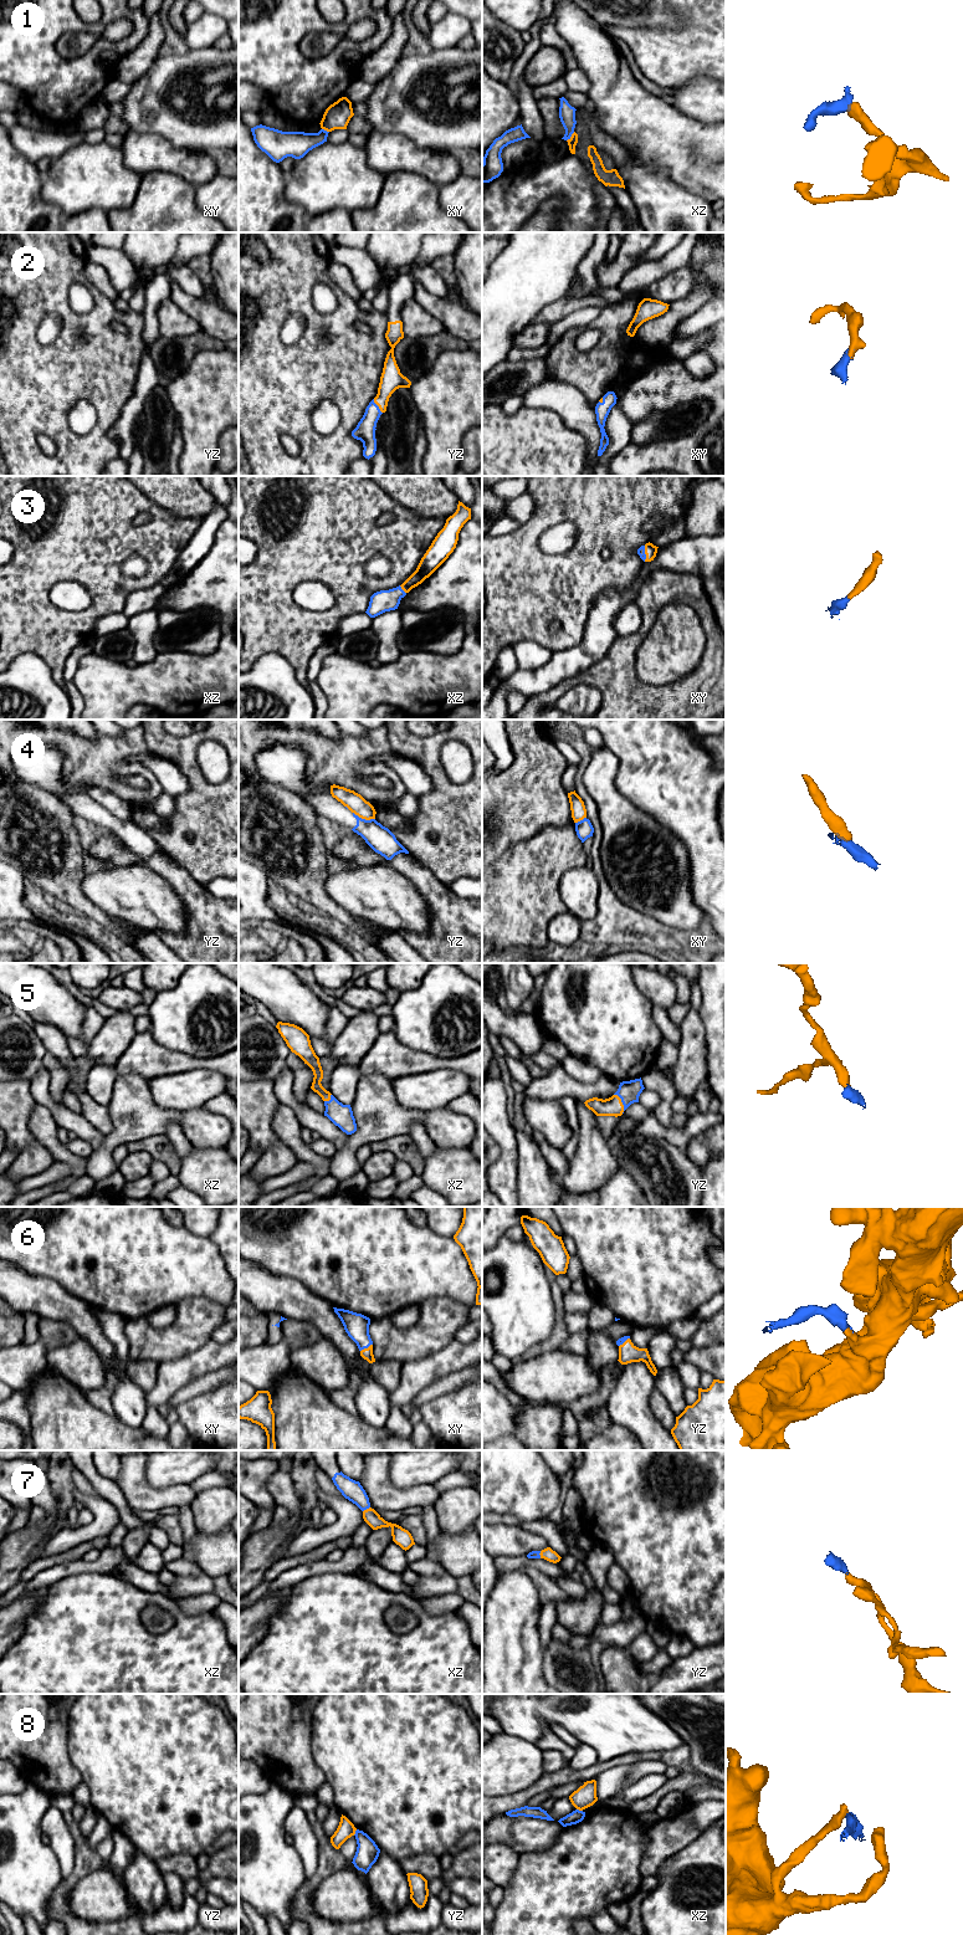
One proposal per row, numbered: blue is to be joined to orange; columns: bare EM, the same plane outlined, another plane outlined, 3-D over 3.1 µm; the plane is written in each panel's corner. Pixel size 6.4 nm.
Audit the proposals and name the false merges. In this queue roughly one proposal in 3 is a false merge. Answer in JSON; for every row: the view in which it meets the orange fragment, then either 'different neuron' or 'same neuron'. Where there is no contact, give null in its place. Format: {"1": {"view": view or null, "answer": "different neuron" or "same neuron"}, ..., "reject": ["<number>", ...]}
{"1": {"view": "xz", "answer": "different neuron"}, "2": {"view": "yz", "answer": "same neuron"}, "3": {"view": "xz", "answer": "same neuron"}, "4": {"view": "yz", "answer": "different neuron"}, "5": {"view": "yz", "answer": "same neuron"}, "6": {"view": "xy", "answer": "same neuron"}, "7": {"view": "xz", "answer": "same neuron"}, "8": {"view": "yz", "answer": "different neuron"}, "reject": ["1", "4", "8"]}

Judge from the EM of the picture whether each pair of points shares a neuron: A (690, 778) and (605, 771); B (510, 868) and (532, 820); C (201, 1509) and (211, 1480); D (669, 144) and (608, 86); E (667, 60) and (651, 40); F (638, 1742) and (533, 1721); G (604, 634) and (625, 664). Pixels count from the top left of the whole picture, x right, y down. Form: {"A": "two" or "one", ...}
{"A": "two", "B": "two", "C": "two", "D": "one", "E": "one", "F": "one", "G": "two"}

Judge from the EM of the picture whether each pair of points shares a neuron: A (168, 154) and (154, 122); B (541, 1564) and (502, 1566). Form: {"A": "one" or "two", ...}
{"A": "two", "B": "one"}

